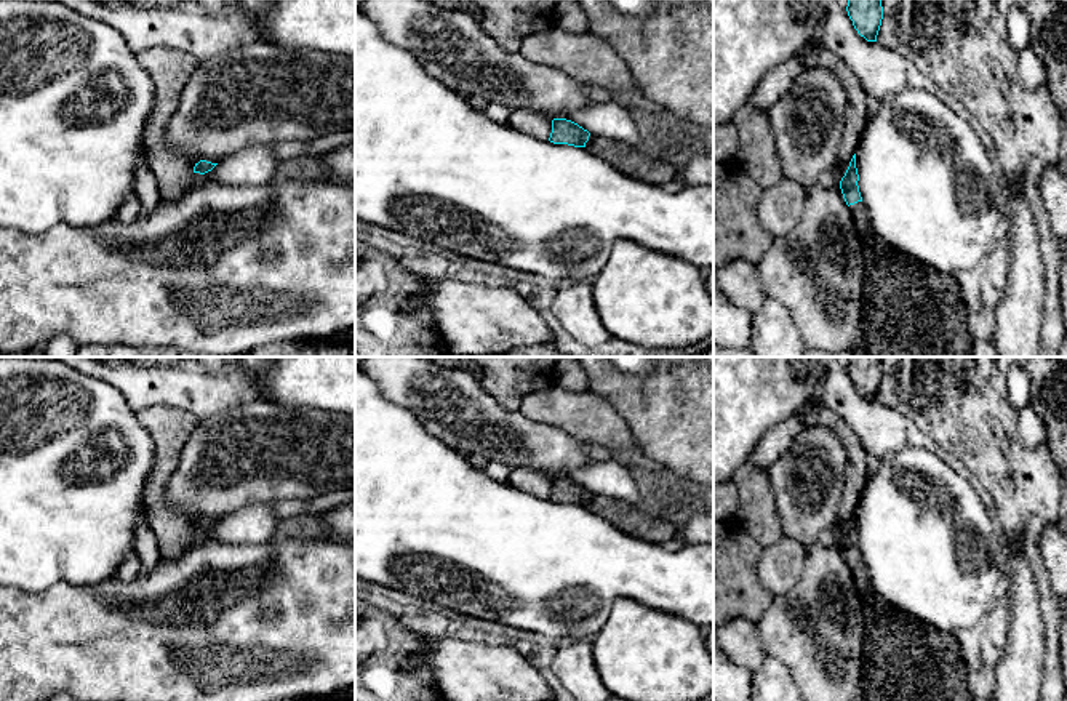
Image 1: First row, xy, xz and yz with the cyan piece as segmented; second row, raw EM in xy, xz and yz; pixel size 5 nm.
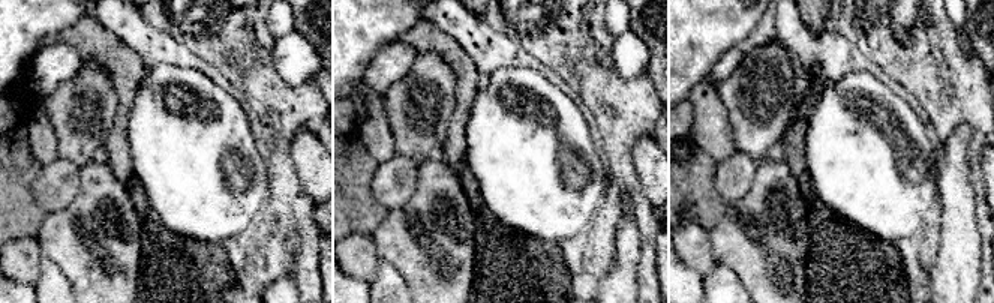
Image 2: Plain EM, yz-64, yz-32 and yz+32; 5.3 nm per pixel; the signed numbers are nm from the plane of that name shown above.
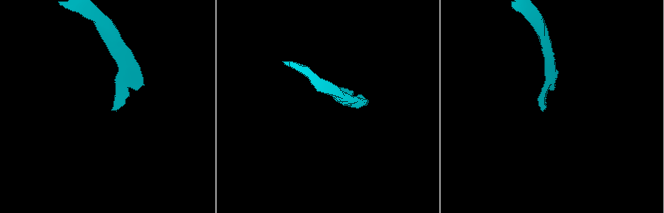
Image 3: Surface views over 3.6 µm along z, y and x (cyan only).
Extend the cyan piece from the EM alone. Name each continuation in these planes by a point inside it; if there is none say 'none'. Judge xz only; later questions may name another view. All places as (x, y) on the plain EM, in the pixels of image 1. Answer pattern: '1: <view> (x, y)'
1: xz (643, 522)

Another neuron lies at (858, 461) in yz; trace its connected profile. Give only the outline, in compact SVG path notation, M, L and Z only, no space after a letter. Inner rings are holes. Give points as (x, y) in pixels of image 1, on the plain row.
M808 400L795 415L805 418L805 426L830 427L845 447L845 491L837 512L837 523L833 527L833 531L837 535L837 546L840 547L840 539L845 535L853 514L856 512L867 472L873 461L870 459L865 447L861 443L853 429L827 407L821 407L819 410L816 410Z

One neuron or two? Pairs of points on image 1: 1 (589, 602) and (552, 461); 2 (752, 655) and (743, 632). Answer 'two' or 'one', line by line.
1: two
2: one

